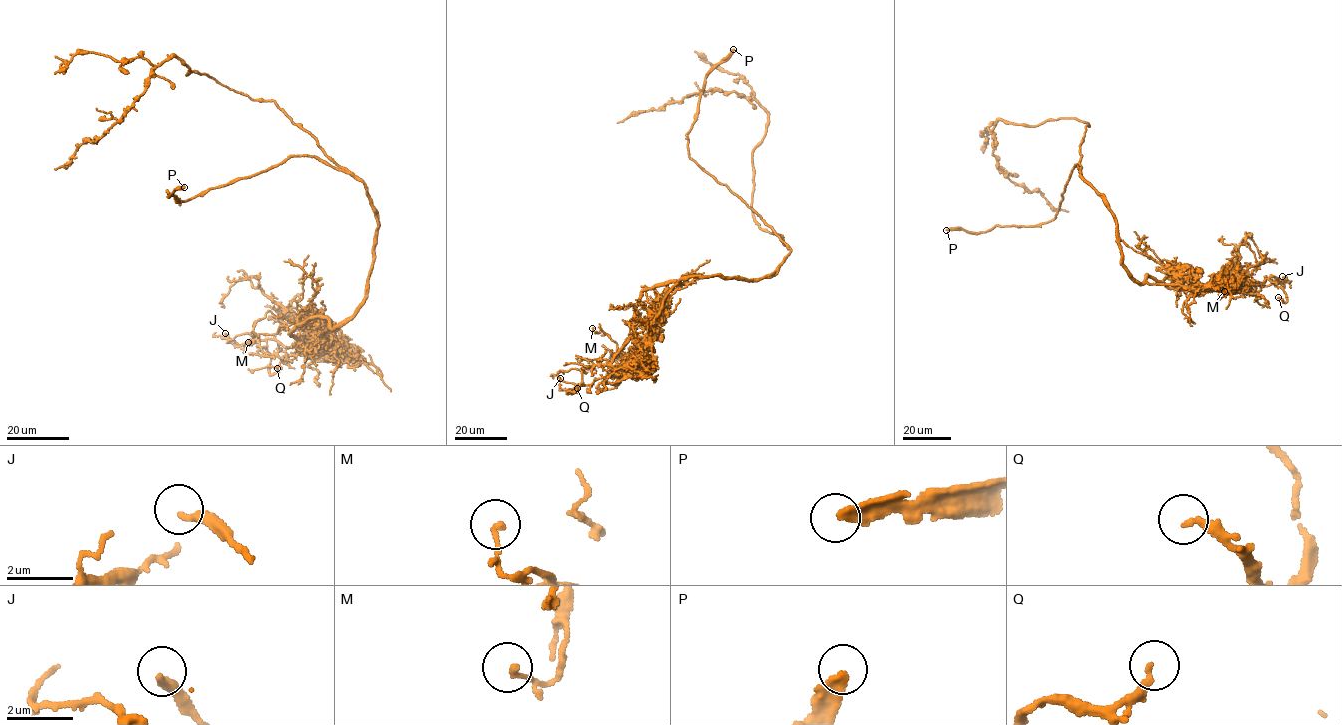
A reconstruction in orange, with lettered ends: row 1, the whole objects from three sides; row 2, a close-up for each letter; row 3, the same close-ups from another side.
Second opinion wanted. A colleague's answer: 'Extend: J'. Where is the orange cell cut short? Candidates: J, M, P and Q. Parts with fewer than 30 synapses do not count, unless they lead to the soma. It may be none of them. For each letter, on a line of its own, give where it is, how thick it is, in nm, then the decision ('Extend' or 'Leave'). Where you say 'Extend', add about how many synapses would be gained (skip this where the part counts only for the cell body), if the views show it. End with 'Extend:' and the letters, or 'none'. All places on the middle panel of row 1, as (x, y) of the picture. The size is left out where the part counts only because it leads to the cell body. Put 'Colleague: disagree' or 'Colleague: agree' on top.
Colleague: disagree
J: Place: (560, 378). Thickness 280 nm. Leave
M: Place: (592, 328). Thickness 150 nm. Leave
P: Place: (733, 49). Thickness 320 nm. Extend
Q: Place: (577, 388). Thickness 220 nm. Leave
Extend: P

